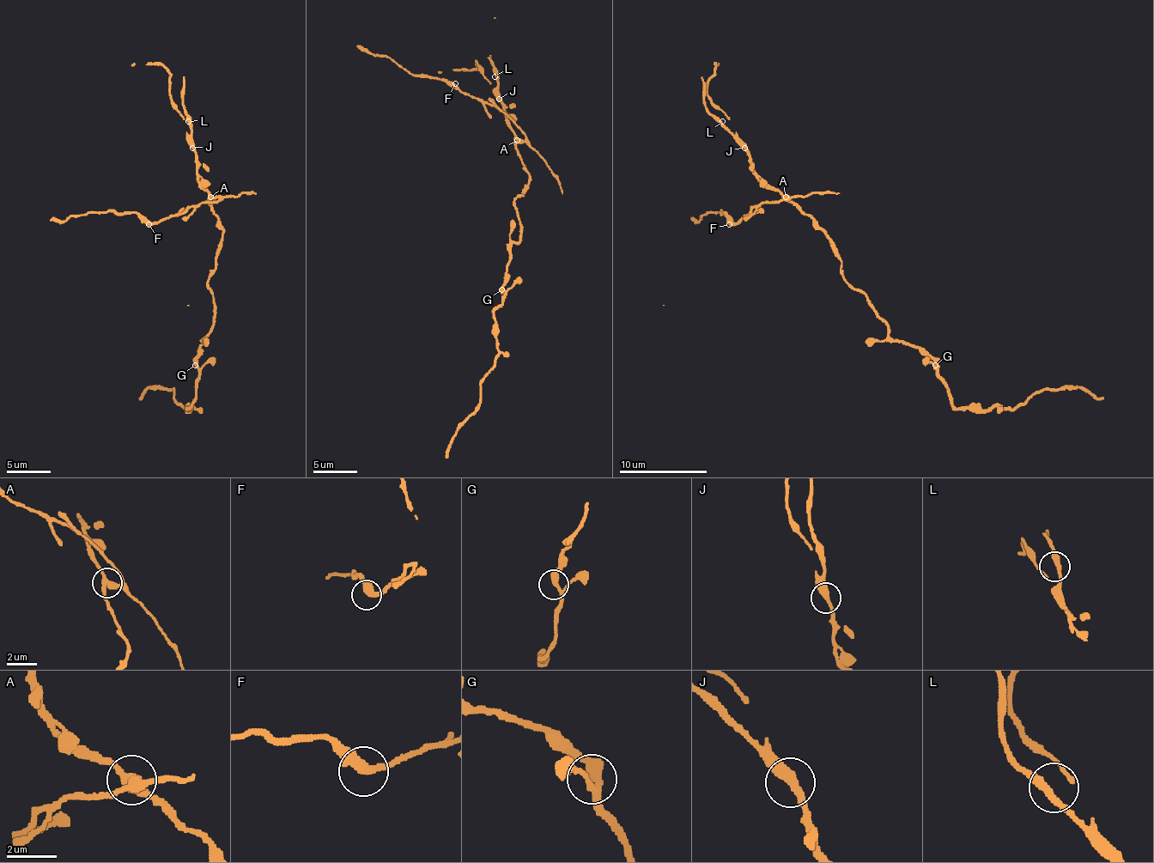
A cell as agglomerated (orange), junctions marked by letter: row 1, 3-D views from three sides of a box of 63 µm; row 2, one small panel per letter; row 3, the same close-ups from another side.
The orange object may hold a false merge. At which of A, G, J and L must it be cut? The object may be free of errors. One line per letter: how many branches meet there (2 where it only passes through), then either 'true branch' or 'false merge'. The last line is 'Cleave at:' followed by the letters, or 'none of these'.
A: 3 branches meet; false merge
G: 3 branches meet; true branch
J: 2 branches meet; true branch
L: 3 branches meet; true branch
Cleave at: A

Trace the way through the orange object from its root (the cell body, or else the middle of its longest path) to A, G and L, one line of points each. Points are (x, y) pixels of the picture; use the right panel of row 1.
A: (859, 290), (843, 277), (841, 258), (835, 242), (786, 196)
G: (859, 290), (865, 294), (867, 303), (887, 325), (887, 334), (894, 341), (918, 345), (935, 365)
L: (859, 290), (843, 277), (841, 258), (835, 242), (808, 215), (774, 191), (755, 172), (749, 149), (722, 121)

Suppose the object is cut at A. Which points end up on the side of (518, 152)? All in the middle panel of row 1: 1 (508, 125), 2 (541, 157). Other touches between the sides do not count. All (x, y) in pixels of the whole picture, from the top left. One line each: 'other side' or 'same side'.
1: same side
2: other side

